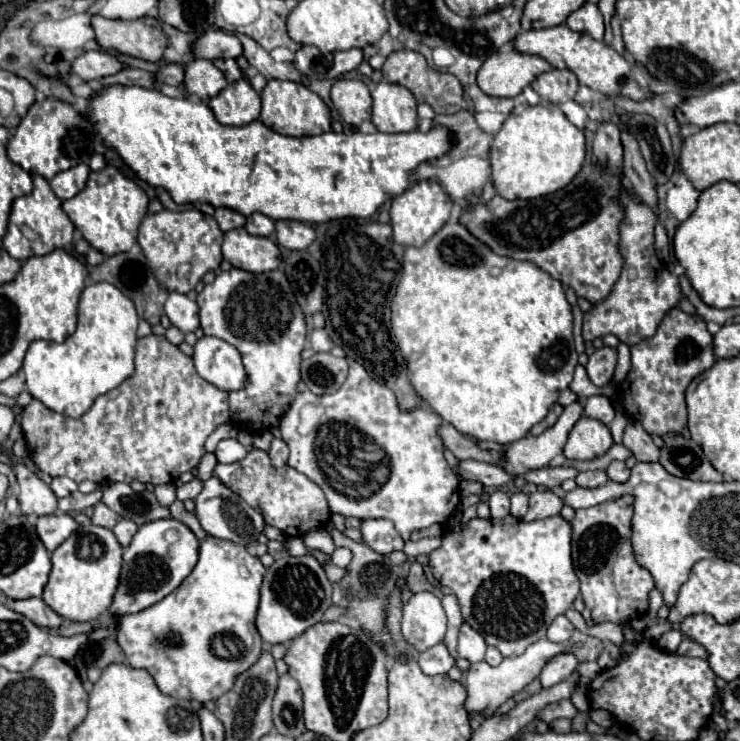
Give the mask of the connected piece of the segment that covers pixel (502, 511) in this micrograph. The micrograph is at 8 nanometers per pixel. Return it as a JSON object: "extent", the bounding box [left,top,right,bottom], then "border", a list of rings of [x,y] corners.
{"extent":[489,490,509,518],"border":[[[497,490],[497,492],[491,494],[489,506],[491,506],[491,516],[493,518],[505,518],[509,514],[509,496],[505,492]]]}

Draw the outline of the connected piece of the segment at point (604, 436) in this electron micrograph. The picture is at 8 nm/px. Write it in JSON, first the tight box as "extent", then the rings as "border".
{"extent":[563,416,611,462],"border":[[[581,416],[569,432],[569,438],[563,446],[563,456],[569,460],[585,462],[605,454],[611,448],[611,444],[611,432],[603,422]]]}

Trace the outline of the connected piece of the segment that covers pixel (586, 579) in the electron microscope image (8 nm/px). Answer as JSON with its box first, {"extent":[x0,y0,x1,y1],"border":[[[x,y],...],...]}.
{"extent":[571,496,653,624],"border":[[[619,496],[615,500],[597,504],[593,508],[577,510],[571,522],[573,528],[573,568],[581,582],[581,596],[591,610],[595,624],[627,622],[641,618],[649,610],[649,592],[653,590],[651,574],[637,566],[631,550],[631,516],[633,496]]]}

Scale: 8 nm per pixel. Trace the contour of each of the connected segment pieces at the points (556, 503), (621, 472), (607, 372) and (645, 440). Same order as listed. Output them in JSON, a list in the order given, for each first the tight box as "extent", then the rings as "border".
[{"extent":[523,490,563,520],"border":[[[537,490],[535,494],[529,496],[529,512],[523,516],[523,520],[539,520],[539,518],[549,518],[557,516],[563,508],[563,498],[553,494],[551,490]]]},{"extent":[607,462,629,482],"border":[[[611,462],[607,468],[607,476],[615,482],[627,482],[629,480],[629,468],[625,462]]]},{"extent":[585,346,617,386],"border":[[[605,346],[601,350],[595,350],[589,356],[589,362],[587,362],[585,370],[587,370],[589,380],[595,386],[605,386],[605,384],[611,382],[613,372],[615,372],[615,366],[617,366],[617,350]]]},{"extent":[623,422,659,462],"border":[[[629,422],[625,426],[623,446],[629,448],[639,462],[659,462],[659,448],[653,444],[651,436],[645,434],[639,422]]]}]

